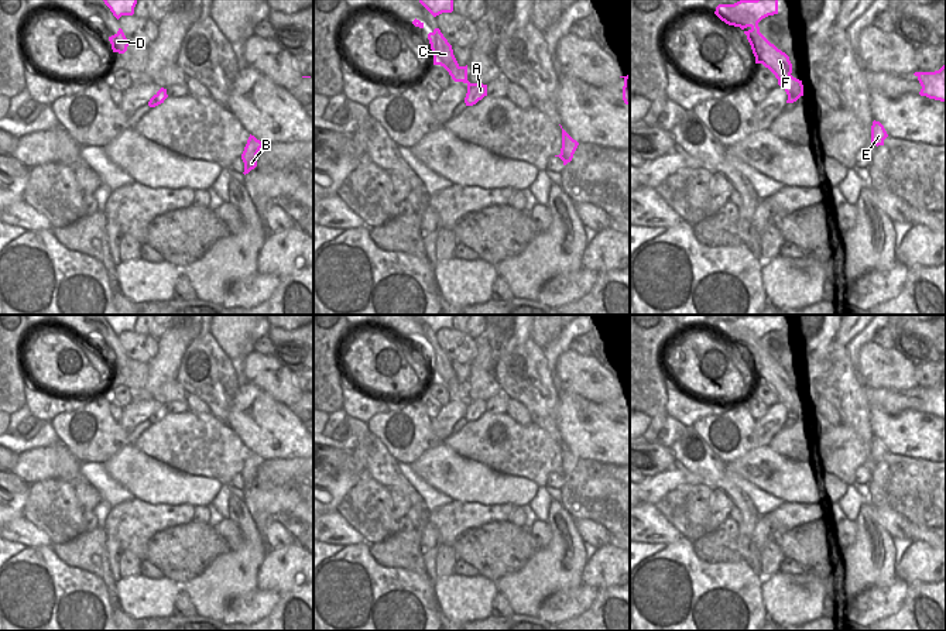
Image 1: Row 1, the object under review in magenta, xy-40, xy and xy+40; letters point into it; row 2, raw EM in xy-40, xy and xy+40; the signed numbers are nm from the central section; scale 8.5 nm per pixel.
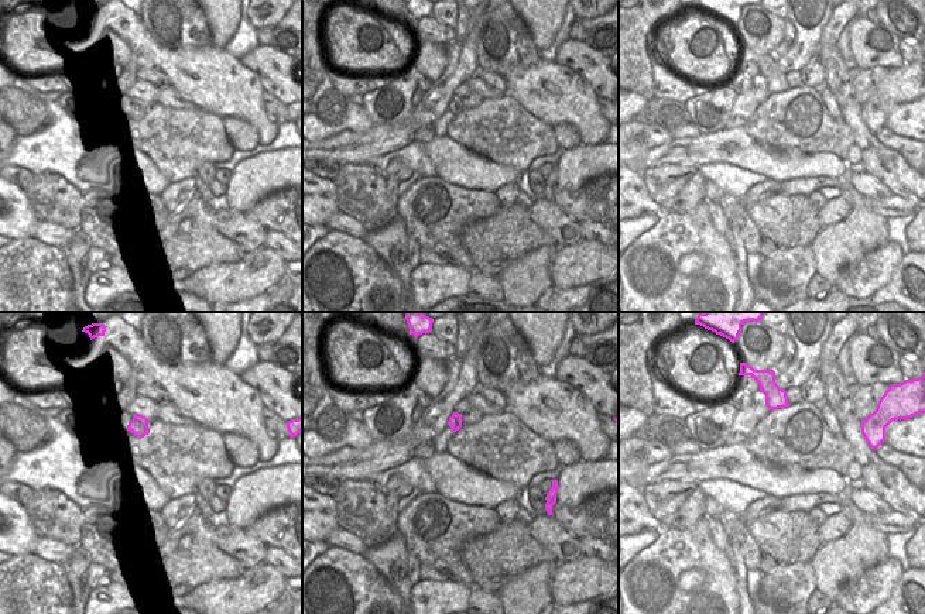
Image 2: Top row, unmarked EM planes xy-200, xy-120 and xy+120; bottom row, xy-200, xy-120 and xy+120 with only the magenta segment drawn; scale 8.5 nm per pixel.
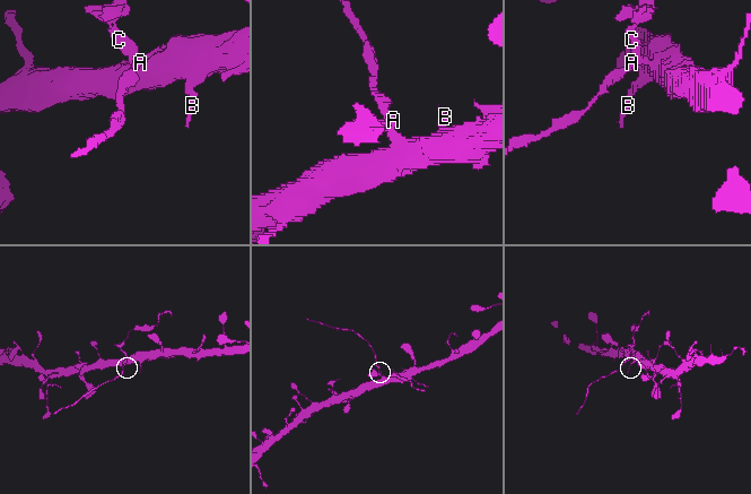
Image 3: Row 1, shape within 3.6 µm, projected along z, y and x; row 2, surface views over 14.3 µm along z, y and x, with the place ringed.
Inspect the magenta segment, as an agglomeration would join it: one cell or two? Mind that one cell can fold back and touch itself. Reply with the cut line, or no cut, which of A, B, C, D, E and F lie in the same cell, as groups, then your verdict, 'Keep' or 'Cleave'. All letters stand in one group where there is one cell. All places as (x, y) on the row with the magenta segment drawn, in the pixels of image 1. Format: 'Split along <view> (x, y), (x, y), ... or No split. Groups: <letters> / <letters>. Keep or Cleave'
Split along xy (469, 83), (475, 103). Groups: A B E / C D F. Cleave.

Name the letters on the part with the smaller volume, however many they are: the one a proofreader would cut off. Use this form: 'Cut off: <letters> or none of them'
Cut off: C, D, F

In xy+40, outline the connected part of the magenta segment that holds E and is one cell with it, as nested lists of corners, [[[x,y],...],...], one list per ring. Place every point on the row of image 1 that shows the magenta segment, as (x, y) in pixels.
[[[873,121],[871,126],[871,144],[873,145],[884,145],[884,140],[888,137],[884,126],[880,121]]]

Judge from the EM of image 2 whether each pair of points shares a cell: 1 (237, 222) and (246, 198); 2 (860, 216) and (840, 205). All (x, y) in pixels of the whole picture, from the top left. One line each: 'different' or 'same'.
1: different
2: different

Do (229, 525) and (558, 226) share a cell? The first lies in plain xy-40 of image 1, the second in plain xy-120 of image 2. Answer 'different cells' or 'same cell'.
same cell

